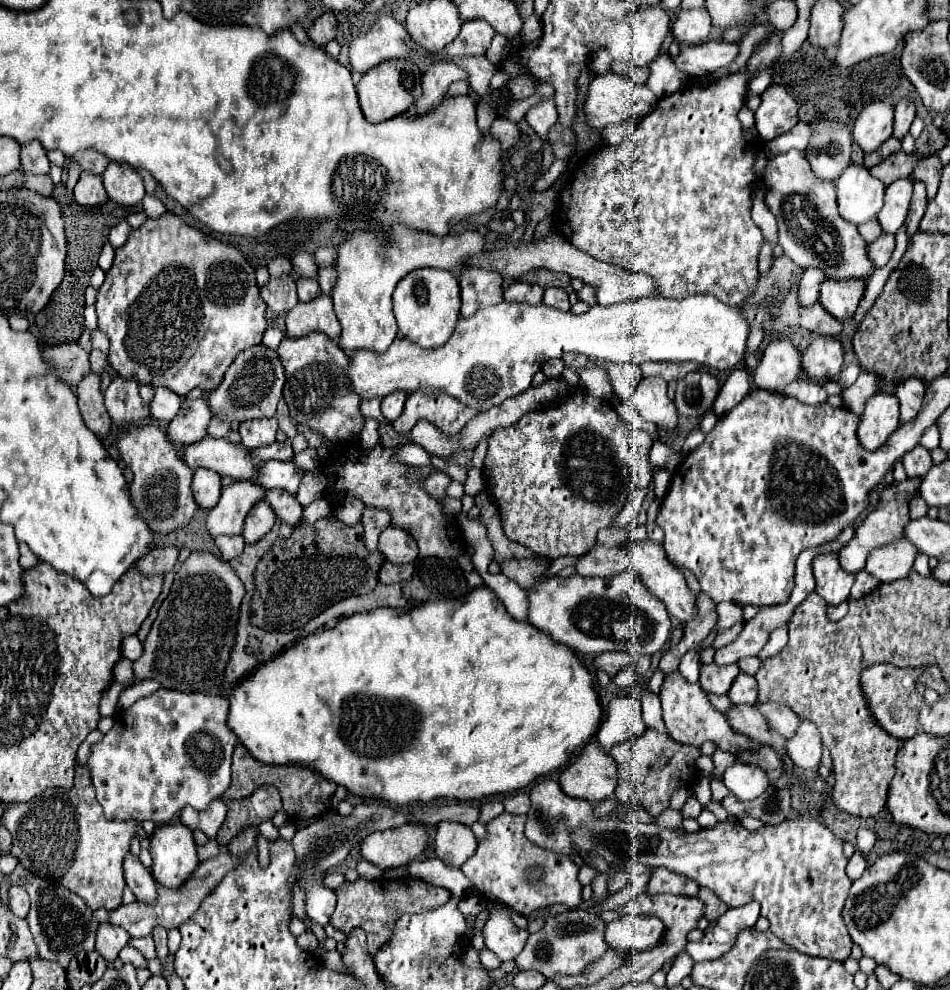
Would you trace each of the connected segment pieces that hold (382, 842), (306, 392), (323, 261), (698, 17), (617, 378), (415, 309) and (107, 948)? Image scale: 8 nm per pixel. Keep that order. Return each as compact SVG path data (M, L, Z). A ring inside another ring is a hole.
M402 825L388 831L370 833L362 845L362 859L374 863L382 871L406 867L426 847L428 833L422 825Z
M310 333L300 339L284 337L278 355L286 371L284 401L290 407L292 423L306 425L310 431L334 443L354 443L364 427L364 417L360 413L362 397L350 393L350 377L346 377L350 357L340 345L324 333Z
M322 247L314 253L314 261L318 267L328 267L334 263L334 257L336 257L336 251L330 249L330 247Z
M702 7L692 11L680 11L672 25L672 35L682 45L700 45L708 41L710 29L712 29L710 15Z
M598 361L592 363L594 367L602 367L606 369L606 375L610 377L612 389L618 397L628 397L634 393L636 385L642 379L642 369L638 365L618 365L618 363L606 363L606 361Z
M418 269L408 273L394 289L394 315L402 337L424 349L446 345L446 339L452 337L454 325L460 319L458 277L442 269Z
M100 923L98 935L96 935L96 951L106 959L114 961L120 953L120 949L128 943L128 933L122 927L114 927L110 923Z

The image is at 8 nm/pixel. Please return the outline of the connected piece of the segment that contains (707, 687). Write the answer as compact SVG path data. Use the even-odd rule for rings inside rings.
M702 665L700 667L700 685L704 691L712 693L712 695L726 695L738 675L738 665Z

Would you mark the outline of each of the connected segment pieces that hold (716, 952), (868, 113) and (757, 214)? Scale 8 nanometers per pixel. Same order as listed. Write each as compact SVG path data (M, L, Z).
M748 903L738 909L728 909L716 923L710 927L702 941L688 943L686 953L696 961L714 961L728 953L734 947L734 941L742 929L752 927L760 917L760 905Z
M882 101L868 103L854 121L852 139L864 153L876 151L892 135L894 107Z
M756 201L756 203L752 205L752 219L754 219L754 223L760 227L762 235L764 235L770 243L778 241L776 217L768 211L768 207L764 205L764 201Z

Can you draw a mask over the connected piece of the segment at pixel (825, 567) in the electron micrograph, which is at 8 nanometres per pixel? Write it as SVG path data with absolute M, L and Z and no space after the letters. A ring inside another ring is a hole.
M836 553L816 557L812 563L812 569L814 569L814 579L816 579L816 593L828 605L840 605L842 601L848 599L850 589L856 579L852 573L846 573L840 567Z

